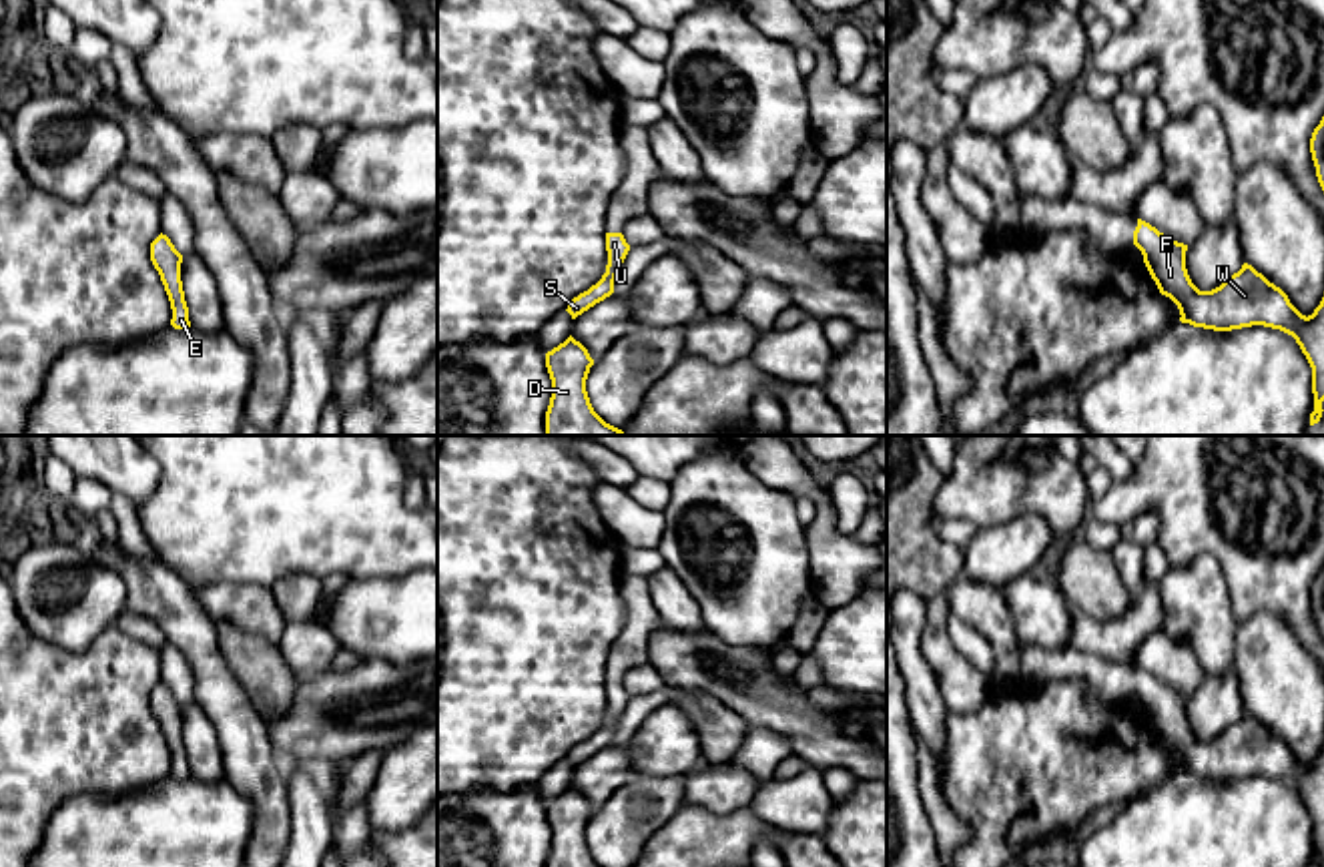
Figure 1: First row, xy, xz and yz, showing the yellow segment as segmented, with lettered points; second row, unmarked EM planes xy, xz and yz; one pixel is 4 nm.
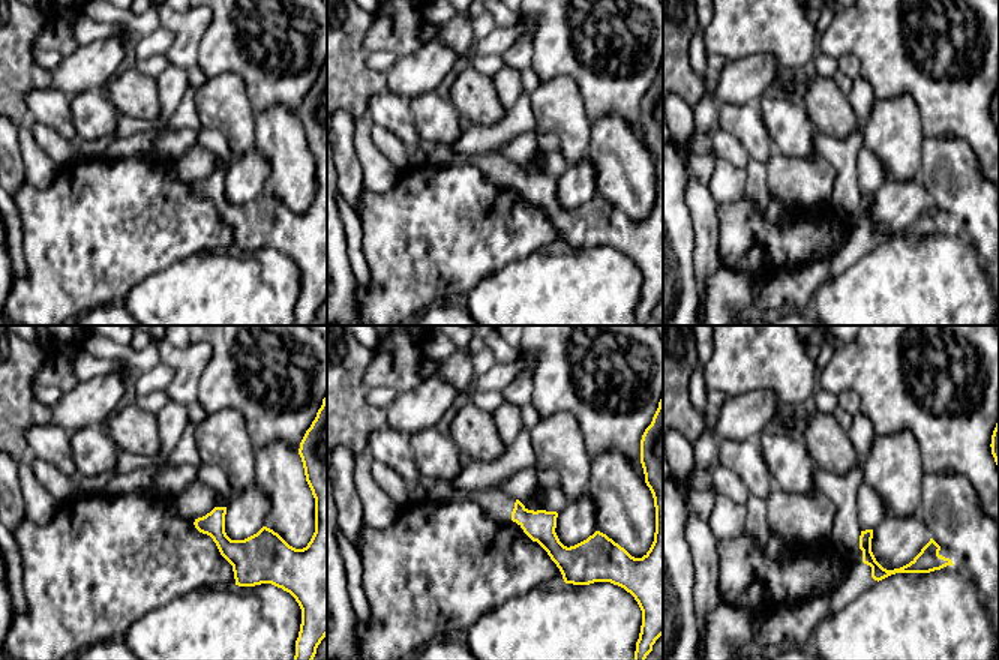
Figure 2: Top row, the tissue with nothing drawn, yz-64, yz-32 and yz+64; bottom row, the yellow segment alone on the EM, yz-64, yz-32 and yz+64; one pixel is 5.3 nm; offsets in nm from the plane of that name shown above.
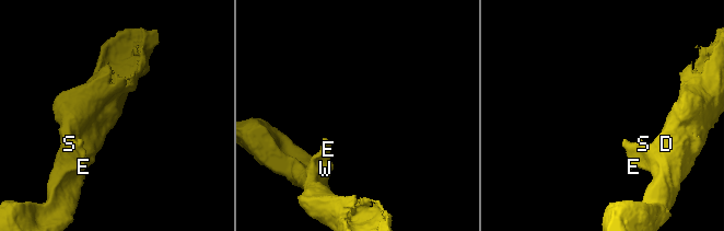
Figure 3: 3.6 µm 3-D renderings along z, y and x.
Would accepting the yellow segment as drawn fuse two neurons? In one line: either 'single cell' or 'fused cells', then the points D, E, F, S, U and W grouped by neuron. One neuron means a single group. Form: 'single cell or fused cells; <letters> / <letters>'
single cell; D E F S U W

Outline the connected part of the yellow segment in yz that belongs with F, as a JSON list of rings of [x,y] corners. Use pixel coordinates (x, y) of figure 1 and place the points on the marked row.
[[[1141,219],[1133,231],[1133,245],[1141,251],[1160,293],[1178,305],[1182,323],[1214,331],[1264,325],[1292,335],[1312,367],[1310,425],[1320,421],[1324,411],[1324,297],[1306,317],[1280,287],[1248,263],[1220,287],[1200,291],[1186,269],[1188,245],[1170,239]]]

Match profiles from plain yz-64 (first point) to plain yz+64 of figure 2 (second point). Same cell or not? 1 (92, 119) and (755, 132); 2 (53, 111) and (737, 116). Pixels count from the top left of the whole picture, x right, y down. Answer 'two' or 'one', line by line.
1: two
2: one

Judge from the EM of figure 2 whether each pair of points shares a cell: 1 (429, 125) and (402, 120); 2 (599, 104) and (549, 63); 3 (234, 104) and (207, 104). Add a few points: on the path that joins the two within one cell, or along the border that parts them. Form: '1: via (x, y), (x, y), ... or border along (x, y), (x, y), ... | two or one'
1: border along (408, 102), (413, 123), (422, 140) | two
2: via (597, 89), (572, 63), (564, 63) | one
3: via (228, 104), (213, 104) | one

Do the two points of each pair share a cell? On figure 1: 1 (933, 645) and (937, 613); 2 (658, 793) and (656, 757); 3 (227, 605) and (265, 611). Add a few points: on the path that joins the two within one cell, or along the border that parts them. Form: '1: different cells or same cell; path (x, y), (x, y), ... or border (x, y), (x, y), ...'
1: same cell; path (935, 637), (937, 621)
2: different cells; border (638, 775), (685, 779)
3: same cell; path (237, 605), (255, 611)

